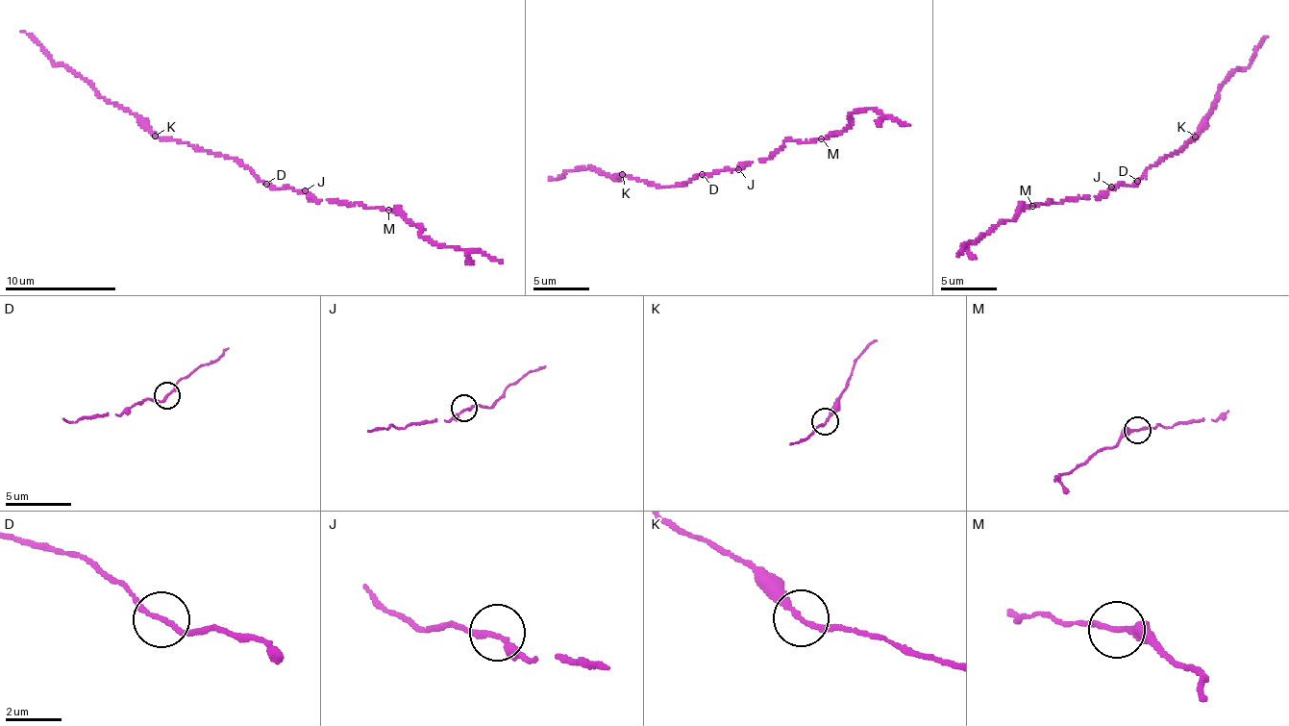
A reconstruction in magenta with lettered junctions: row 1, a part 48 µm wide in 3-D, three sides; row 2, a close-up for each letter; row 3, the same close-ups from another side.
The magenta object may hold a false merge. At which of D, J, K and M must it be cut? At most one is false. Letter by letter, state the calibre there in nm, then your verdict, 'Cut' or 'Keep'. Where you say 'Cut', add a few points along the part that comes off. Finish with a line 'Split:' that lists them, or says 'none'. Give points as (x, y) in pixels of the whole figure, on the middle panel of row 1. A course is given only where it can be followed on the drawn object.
D: Thickness 160 nm. Keep
J: Thickness 190 nm. Keep
K: Thickness 170 nm. Keep
M: Thickness 160 nm. Keep
Split: none

